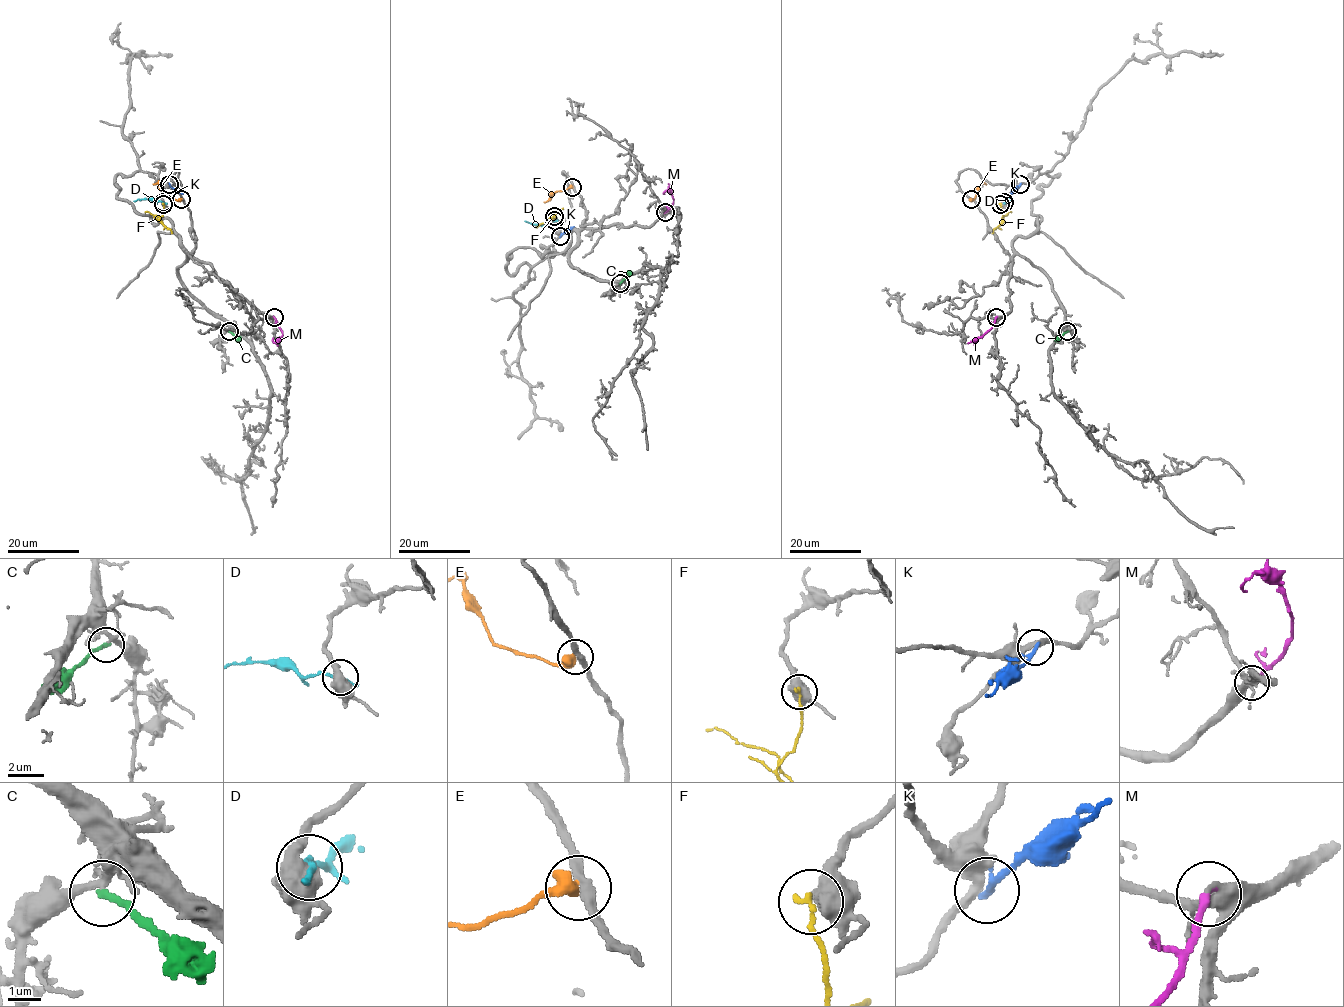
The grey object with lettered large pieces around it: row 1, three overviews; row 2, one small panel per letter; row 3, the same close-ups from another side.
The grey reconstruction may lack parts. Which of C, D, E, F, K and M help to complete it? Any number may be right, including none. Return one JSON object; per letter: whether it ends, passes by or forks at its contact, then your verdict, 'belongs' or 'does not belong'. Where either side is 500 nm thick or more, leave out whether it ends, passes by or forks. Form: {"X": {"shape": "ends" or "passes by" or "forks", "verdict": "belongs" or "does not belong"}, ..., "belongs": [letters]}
{"C": {"shape": "ends", "verdict": "does not belong"}, "D": {"verdict": "does not belong"}, "E": {"shape": "ends", "verdict": "does not belong"}, "F": {"verdict": "does not belong"}, "K": {"shape": "ends", "verdict": "does not belong"}, "M": {"shape": "ends", "verdict": "belongs"}, "belongs": ["M"]}

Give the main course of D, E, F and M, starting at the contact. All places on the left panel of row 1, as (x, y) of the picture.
D: (163, 202), (150, 199), (134, 202)
E: (181, 199), (167, 197), (160, 185), (153, 184)
F: (163, 204), (163, 214), (159, 220), (172, 234)
M: (274, 317), (282, 335), (274, 342), (274, 338)

